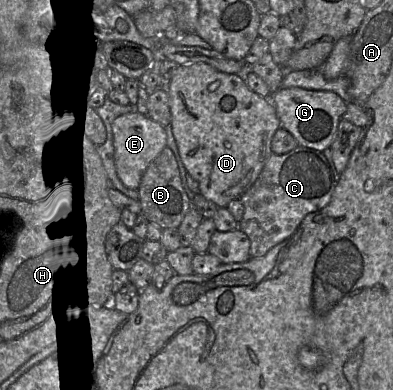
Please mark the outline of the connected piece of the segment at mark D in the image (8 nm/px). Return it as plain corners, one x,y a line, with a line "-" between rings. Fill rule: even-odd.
205,64
177,66
165,92
169,112
168,128
187,173
199,184
199,194
220,208
226,207
232,200
241,200
273,153
271,142
281,123
272,101
251,92
242,74
219,73

